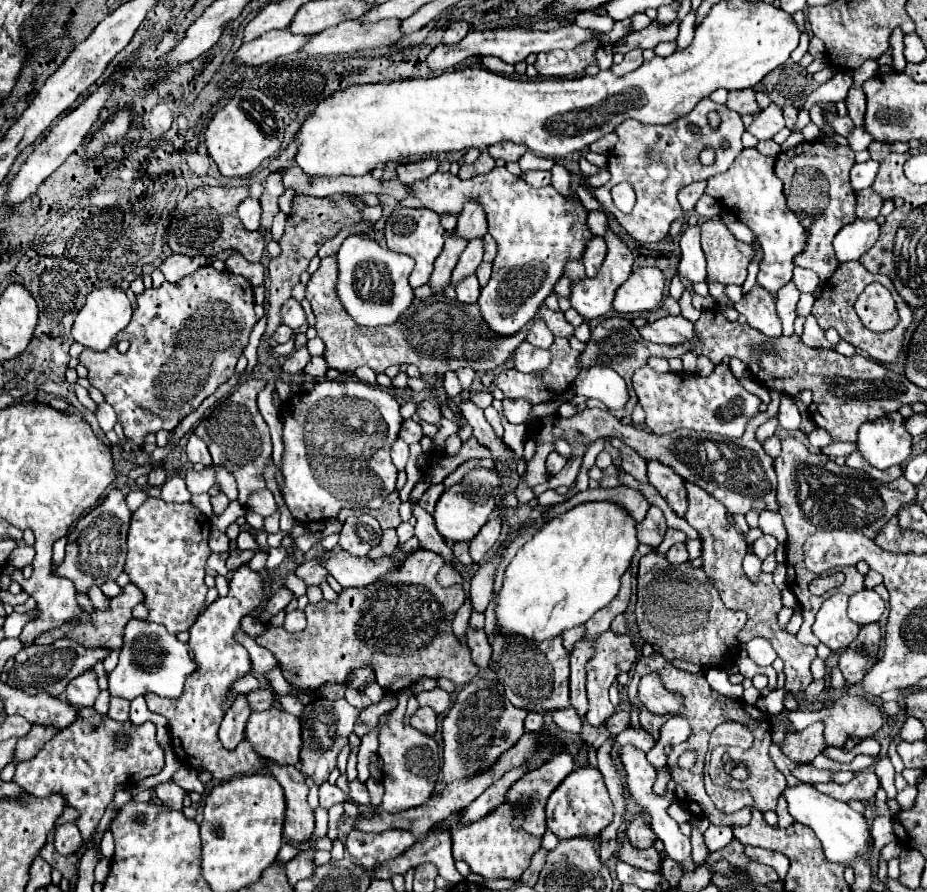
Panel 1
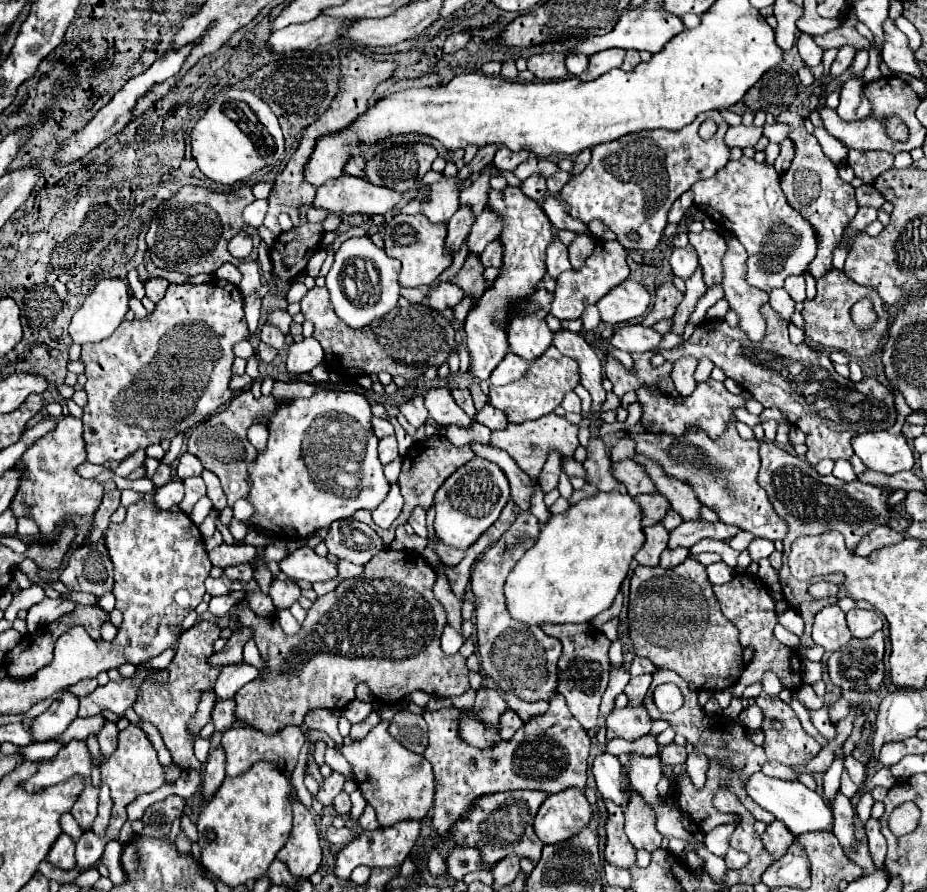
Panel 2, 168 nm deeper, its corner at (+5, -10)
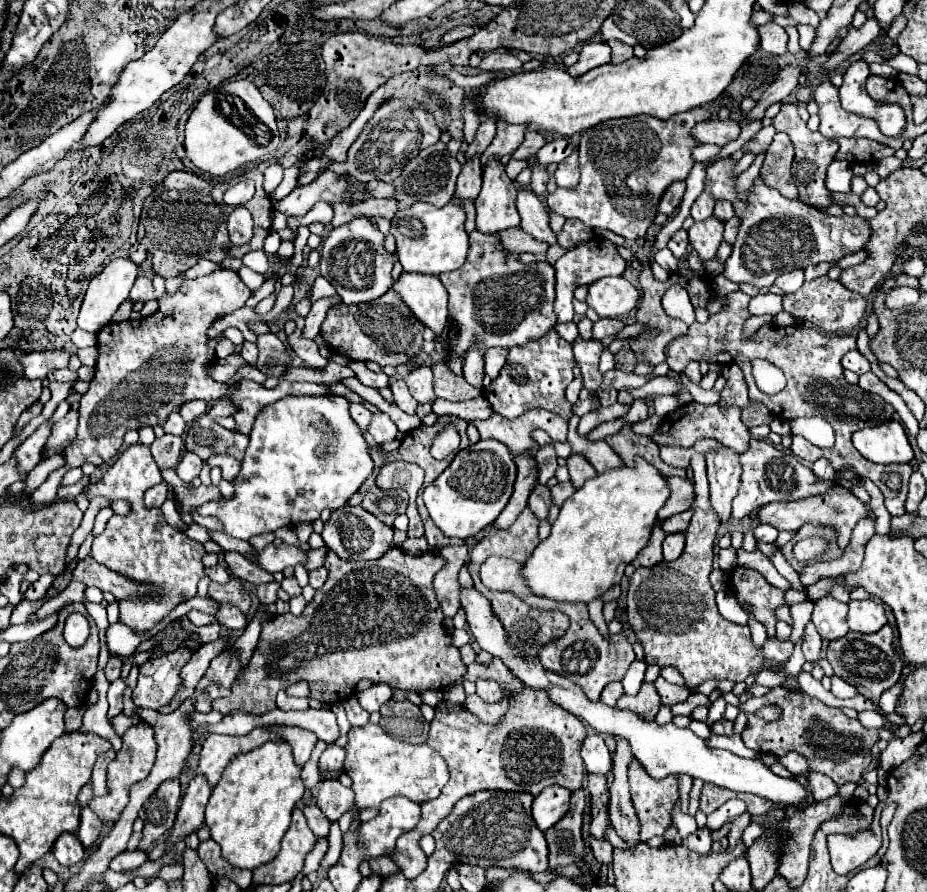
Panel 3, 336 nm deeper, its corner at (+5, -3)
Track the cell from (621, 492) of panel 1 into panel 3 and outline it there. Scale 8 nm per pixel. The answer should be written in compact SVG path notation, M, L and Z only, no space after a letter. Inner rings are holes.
M685 476L685 478L669 478L669 486L671 486L671 496L669 496L665 508L661 508L661 512L659 512L661 522L665 518L673 516L673 514L689 510L693 500L695 500L693 480L689 476Z

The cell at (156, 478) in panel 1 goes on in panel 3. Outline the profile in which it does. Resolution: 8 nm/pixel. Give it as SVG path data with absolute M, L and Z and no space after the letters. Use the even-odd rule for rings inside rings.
M163 434L151 444L151 454L159 468L175 468L183 452L183 438L173 434Z

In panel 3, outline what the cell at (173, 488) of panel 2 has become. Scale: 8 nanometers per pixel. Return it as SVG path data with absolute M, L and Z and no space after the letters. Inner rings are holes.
M161 482L145 492L143 504L145 504L145 508L159 508L165 502L165 498L167 498L167 484Z

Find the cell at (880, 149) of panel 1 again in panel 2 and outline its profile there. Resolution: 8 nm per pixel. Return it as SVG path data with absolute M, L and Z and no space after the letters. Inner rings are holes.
M851 149L847 157L847 165L853 167L855 177L863 183L873 183L879 173L893 167L893 155L887 151L857 151Z

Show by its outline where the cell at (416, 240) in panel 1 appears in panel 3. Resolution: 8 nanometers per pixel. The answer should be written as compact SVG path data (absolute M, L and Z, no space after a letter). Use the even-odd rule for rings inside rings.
M417 202L411 208L399 210L391 220L391 234L397 240L397 258L405 272L443 274L465 264L469 252L469 234L465 232L465 210L449 202L443 208Z

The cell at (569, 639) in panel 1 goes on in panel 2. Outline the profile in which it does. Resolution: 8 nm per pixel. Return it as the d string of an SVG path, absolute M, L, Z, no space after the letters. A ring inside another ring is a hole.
M589 623L581 625L543 625L543 631L547 635L557 637L563 643L563 653L557 663L557 673L559 673L559 693L567 699L569 709L573 717L587 729L593 731L599 727L599 705L601 697L607 689L609 683L609 647L611 641L601 635L599 629L589 627Z

